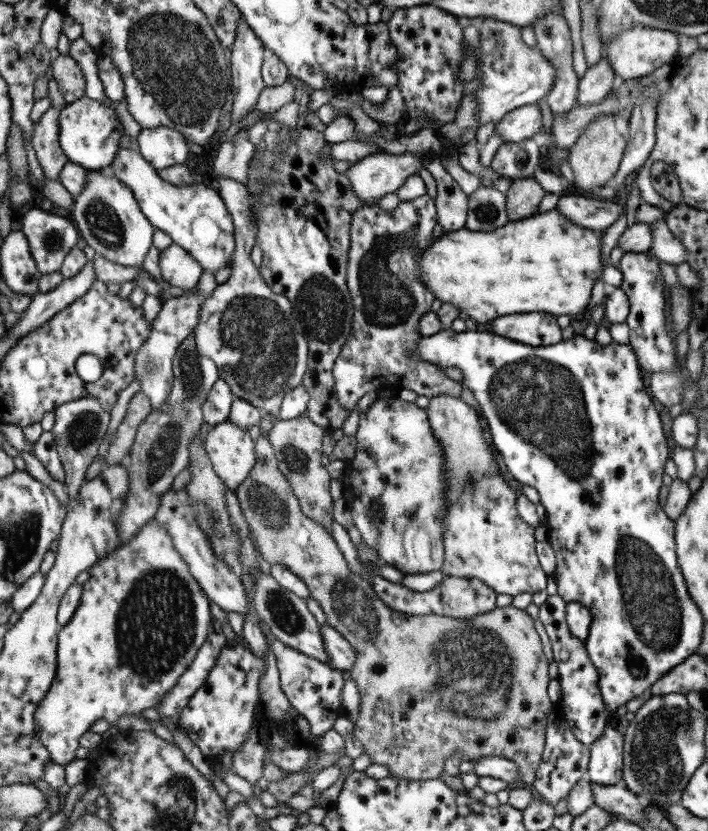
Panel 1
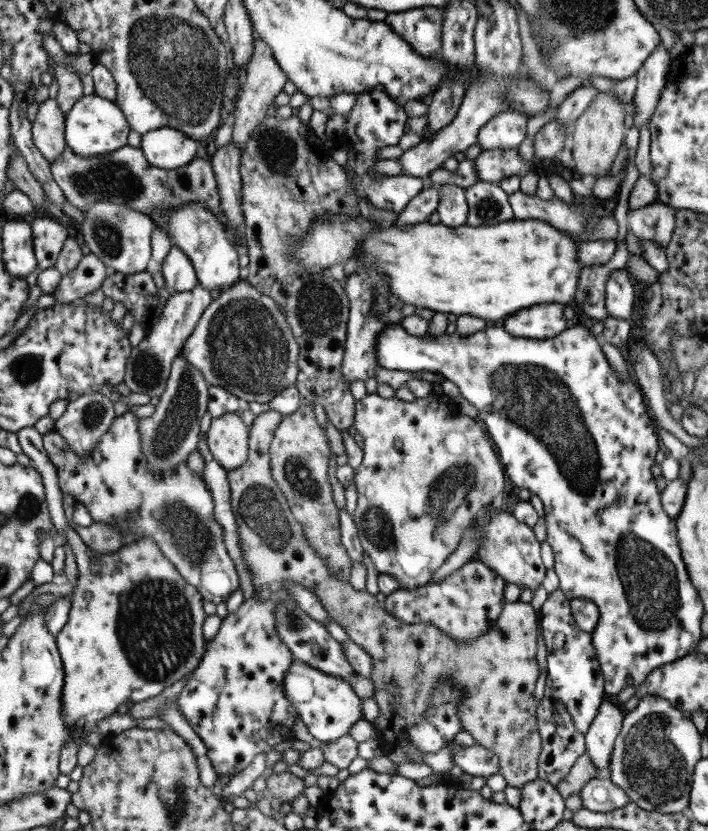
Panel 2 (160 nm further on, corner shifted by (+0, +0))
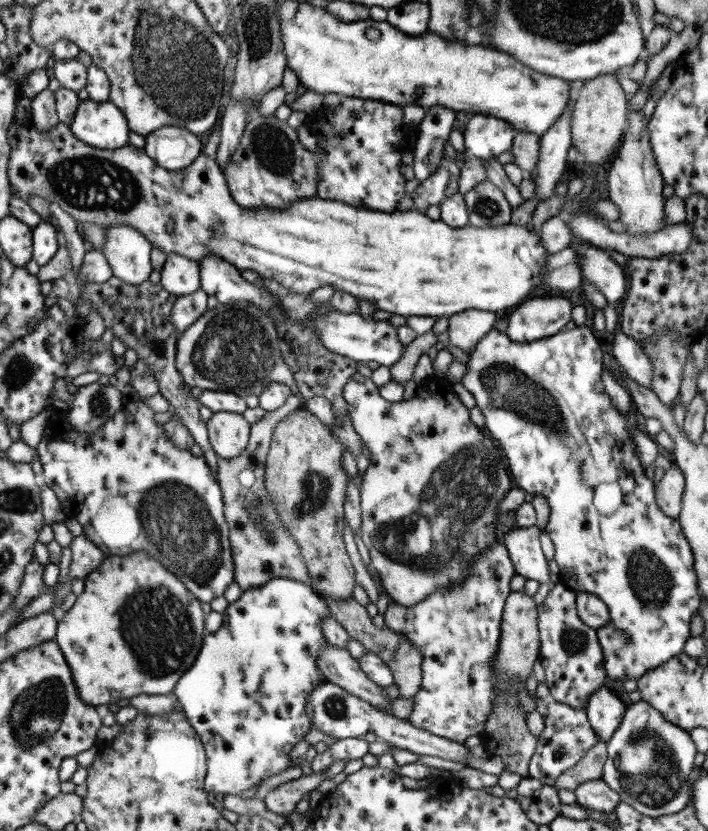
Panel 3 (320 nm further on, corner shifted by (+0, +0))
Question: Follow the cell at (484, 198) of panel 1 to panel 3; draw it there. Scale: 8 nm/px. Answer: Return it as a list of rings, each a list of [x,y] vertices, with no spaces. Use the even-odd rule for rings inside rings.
[[[488,181],[479,182],[463,194],[468,224],[477,228],[491,228],[509,223],[511,207],[503,193]]]

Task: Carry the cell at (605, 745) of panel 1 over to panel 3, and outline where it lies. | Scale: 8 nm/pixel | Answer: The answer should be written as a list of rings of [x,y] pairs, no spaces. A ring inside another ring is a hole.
[[[599,685],[588,696],[586,717],[600,741],[606,743],[619,726],[626,706],[619,696],[605,685]]]

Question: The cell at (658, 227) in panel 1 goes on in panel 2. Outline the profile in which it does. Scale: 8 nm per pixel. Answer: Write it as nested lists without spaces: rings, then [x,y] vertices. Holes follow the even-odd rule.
[[[656,200],[644,207],[629,209],[626,212],[627,228],[636,238],[655,241],[665,250],[675,228],[675,213],[674,208]]]

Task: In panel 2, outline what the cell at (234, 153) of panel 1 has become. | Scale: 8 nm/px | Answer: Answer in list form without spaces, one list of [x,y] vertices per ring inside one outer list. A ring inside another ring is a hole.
[[[256,38],[253,42],[251,56],[244,68],[244,72],[240,76],[240,84],[234,104],[235,109],[232,112],[234,121],[231,142],[240,152],[247,145],[253,128],[266,117],[265,110],[267,110],[267,106],[275,98],[275,95],[282,91],[282,86],[287,79],[286,74],[279,68],[277,61],[273,58],[268,44]]]

